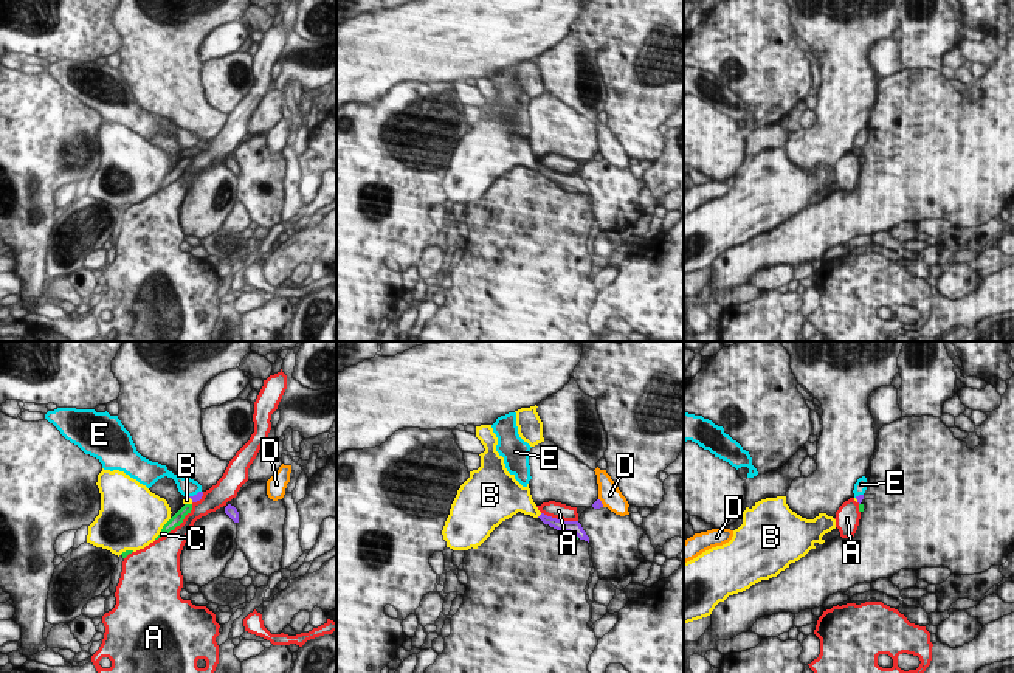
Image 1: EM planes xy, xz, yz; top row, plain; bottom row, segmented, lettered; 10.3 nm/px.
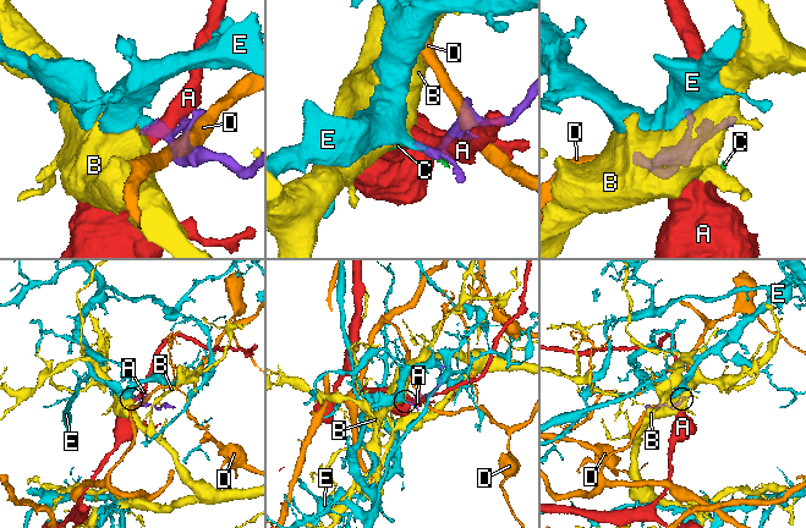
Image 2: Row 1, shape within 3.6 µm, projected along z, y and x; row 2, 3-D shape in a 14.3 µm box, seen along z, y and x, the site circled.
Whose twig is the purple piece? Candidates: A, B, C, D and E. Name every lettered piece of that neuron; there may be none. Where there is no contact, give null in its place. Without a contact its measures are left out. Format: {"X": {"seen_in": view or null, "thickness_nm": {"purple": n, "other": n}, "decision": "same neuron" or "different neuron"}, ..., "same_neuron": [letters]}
{"A": {"seen_in": "xz", "thickness_nm": {"purple": 130, "other": 170}, "decision": "different neuron"}, "B": {"seen_in": "xz", "thickness_nm": {"purple": 120, "other": 220}, "decision": "same neuron"}, "C": {"seen_in": "xz", "thickness_nm": {"purple": 130, "other": 60}, "decision": "different neuron"}, "D": {"seen_in": "xz", "thickness_nm": {"purple": 90, "other": 240}, "decision": "different neuron"}, "E": {"seen_in": "xy", "thickness_nm": {"purple": 70, "other": 190}, "decision": "different neuron"}, "same_neuron": ["B"]}

